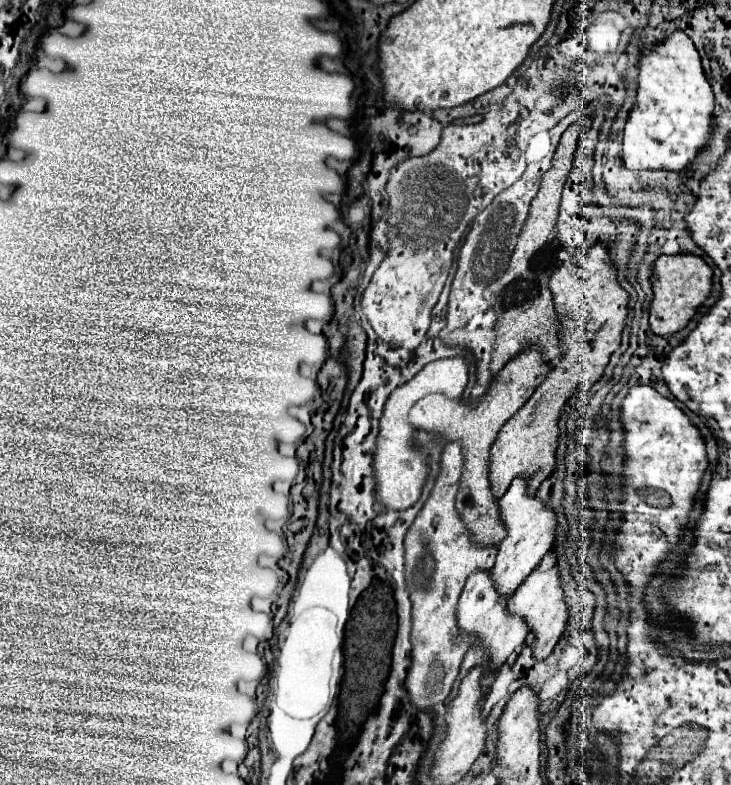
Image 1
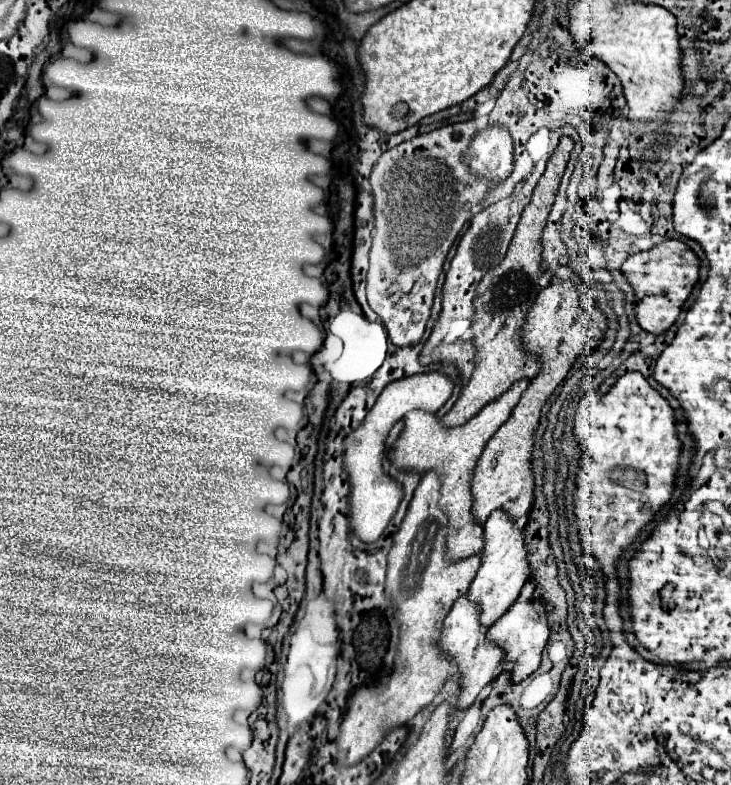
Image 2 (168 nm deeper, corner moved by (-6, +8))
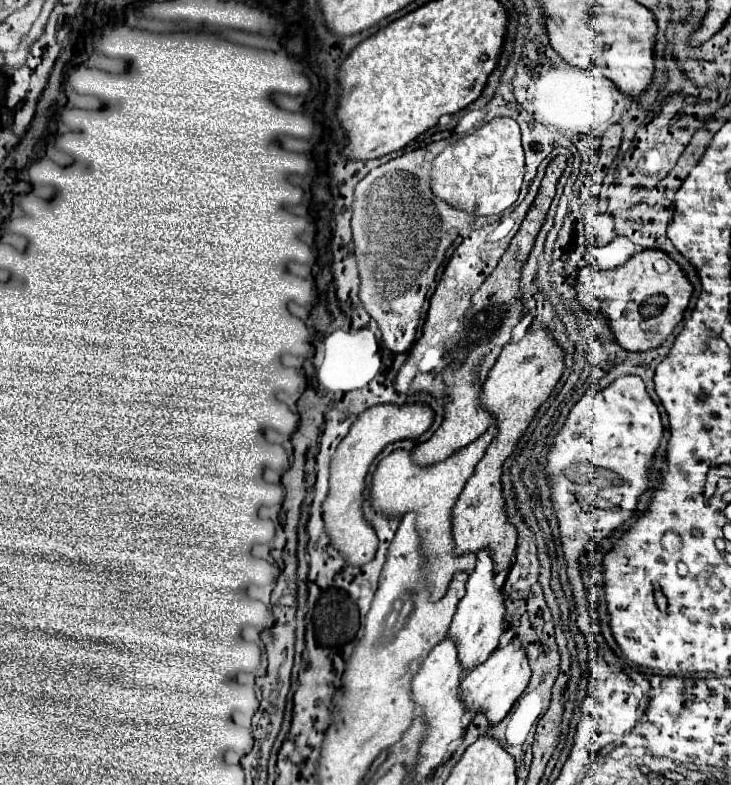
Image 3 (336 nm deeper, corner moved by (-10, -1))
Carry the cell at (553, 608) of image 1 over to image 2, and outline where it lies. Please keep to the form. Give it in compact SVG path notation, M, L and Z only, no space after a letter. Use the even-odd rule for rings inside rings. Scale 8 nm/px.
M534 591L534 595L526 601L516 601L508 607L506 615L494 623L494 627L488 629L488 639L502 645L506 651L506 663L512 665L512 681L520 683L530 673L534 673L542 663L542 653L546 649L546 643L550 639L550 619L546 617L546 603L540 599L540 591Z

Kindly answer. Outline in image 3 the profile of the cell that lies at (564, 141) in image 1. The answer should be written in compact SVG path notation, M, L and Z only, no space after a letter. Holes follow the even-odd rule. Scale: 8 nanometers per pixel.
M556 156L548 164L546 174L544 174L542 184L540 184L540 190L538 190L538 196L536 196L534 204L530 206L524 222L520 224L520 230L512 238L508 250L500 258L492 276L488 276L484 280L484 284L478 288L478 292L474 292L472 304L470 304L470 308L466 310L466 316L460 322L460 330L446 342L448 366L440 372L440 376L444 380L444 386L446 386L446 392L448 392L442 400L444 422L432 434L430 440L426 440L426 442L422 442L414 448L412 458L418 466L426 468L426 466L432 466L432 464L438 464L438 462L450 458L454 452L458 452L460 448L474 442L478 436L482 436L494 424L494 420L478 408L478 394L480 394L482 384L484 384L488 372L492 370L500 350L508 344L512 328L522 318L522 304L520 304L520 298L518 298L520 296L520 290L518 290L520 270L522 270L522 266L524 266L524 262L526 262L526 258L532 250L532 244L536 240L538 230L544 224L546 212L548 212L550 202L554 198L556 182L562 176L564 166L566 166L564 156Z

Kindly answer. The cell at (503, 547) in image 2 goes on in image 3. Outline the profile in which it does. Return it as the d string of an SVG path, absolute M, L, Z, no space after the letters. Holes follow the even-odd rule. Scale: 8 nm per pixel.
M480 550L476 558L476 568L466 580L466 594L458 602L458 610L446 634L446 638L454 640L458 648L458 664L462 664L464 672L470 672L474 664L482 664L482 660L488 660L490 652L494 652L494 648L498 646L500 634L504 632L504 596L502 590L494 586L494 562L488 550Z

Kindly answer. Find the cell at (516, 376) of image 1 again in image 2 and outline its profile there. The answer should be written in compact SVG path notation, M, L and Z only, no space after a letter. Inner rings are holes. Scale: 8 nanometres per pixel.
M520 379L518 383L514 383L510 391L494 399L494 403L488 403L476 417L466 421L466 425L462 423L458 427L446 427L442 419L430 411L410 411L404 417L404 431L396 441L394 449L390 451L390 459L396 469L414 469L418 473L426 473L438 467L438 471L442 473L444 483L442 483L440 507L446 511L450 519L448 537L446 537L448 559L462 559L482 551L482 525L474 519L474 513L472 513L470 483L474 477L474 467L478 465L484 445L498 431L498 427L510 417L512 409L520 401L528 383L530 379Z

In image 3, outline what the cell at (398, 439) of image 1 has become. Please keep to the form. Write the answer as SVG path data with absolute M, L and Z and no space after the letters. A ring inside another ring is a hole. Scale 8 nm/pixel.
M426 404L372 406L354 420L354 424L350 426L350 432L338 444L330 460L330 488L322 504L322 520L324 520L326 534L330 536L330 544L346 558L348 564L362 566L370 562L378 546L378 538L374 536L372 526L364 520L364 514L362 514L362 492L364 492L368 466L388 444L398 440L414 440L422 436L430 428L432 418L434 414Z

